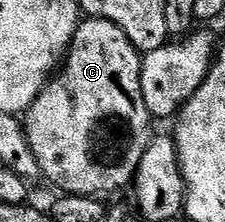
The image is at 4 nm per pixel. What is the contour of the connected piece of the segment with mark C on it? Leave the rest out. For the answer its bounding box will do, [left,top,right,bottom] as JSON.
[24,18,152,197]

